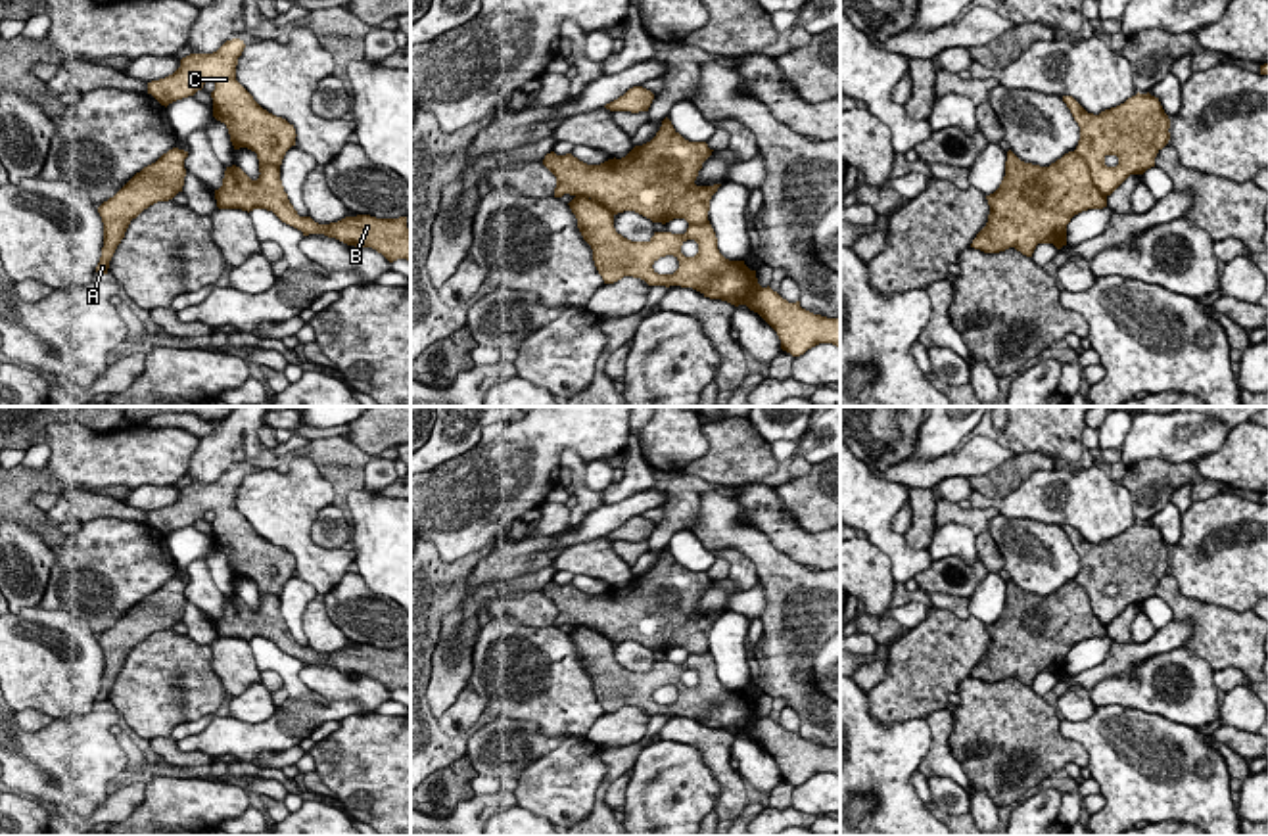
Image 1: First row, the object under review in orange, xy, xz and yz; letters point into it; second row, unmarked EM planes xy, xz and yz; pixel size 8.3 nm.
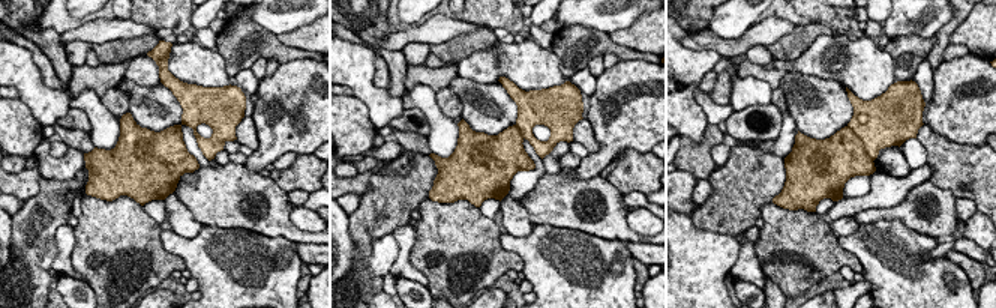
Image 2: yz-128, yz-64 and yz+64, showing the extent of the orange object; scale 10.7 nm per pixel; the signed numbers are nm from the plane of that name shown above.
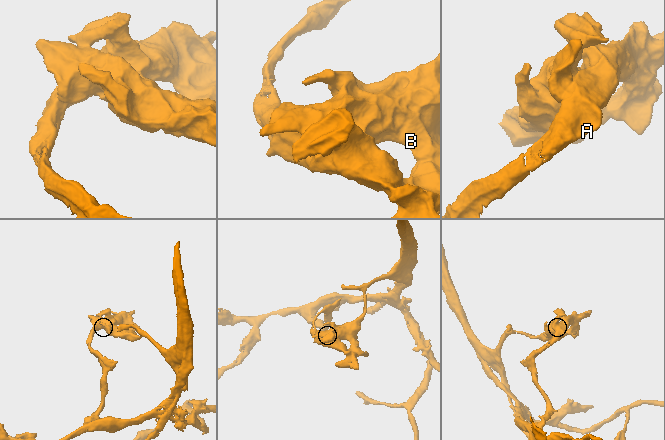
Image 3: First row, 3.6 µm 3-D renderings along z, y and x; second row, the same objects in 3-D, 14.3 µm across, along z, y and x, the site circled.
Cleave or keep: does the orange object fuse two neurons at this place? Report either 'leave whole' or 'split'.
split

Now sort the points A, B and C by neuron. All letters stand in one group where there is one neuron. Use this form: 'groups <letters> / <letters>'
groups A C / B

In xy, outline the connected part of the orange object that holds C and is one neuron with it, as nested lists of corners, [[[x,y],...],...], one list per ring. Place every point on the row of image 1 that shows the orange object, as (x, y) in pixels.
[[[232,38],[213,54],[190,54],[173,75],[148,82],[148,94],[167,107],[213,81],[213,117],[226,125],[234,150],[247,148],[257,153],[259,165],[280,169],[297,134],[294,125],[263,109],[236,81],[244,48],[244,40]]]

